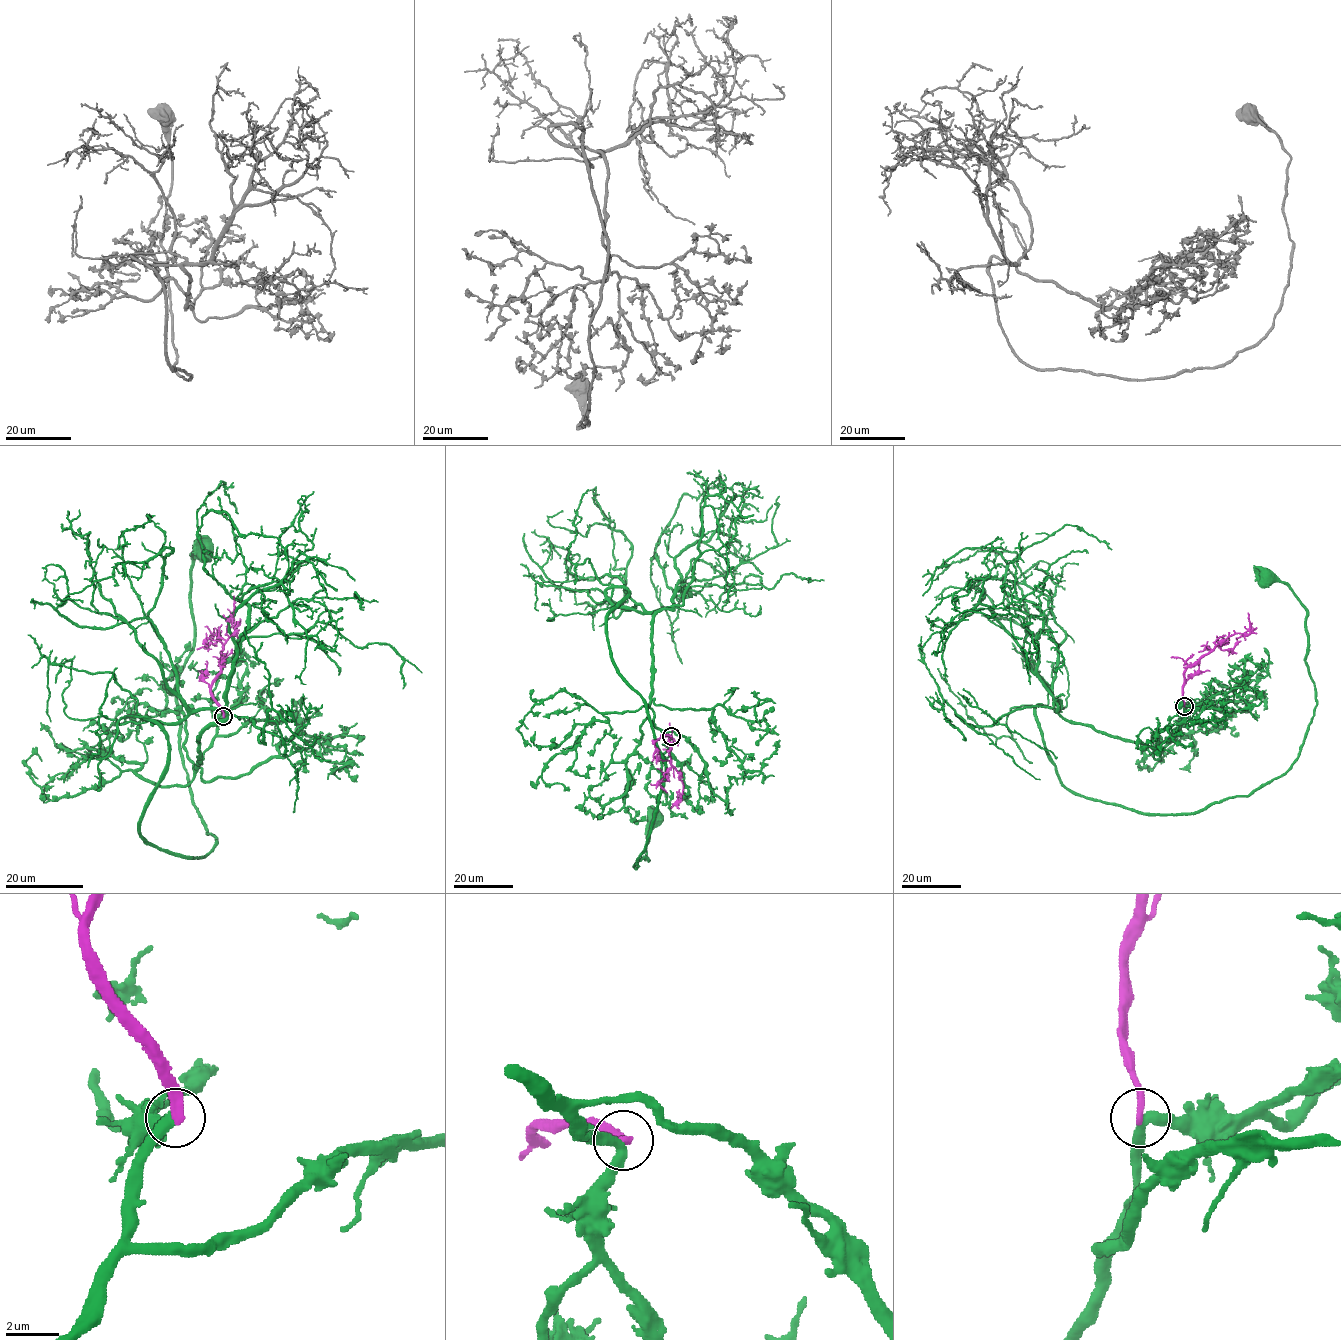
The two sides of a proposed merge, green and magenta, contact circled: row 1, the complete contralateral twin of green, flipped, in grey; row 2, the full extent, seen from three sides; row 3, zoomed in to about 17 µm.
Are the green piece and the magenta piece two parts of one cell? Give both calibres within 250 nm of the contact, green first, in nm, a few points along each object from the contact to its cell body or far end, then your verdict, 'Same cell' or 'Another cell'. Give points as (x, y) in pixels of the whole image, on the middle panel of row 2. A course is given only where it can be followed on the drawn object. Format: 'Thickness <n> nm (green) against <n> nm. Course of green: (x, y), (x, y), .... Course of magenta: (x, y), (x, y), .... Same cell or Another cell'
Thickness 360 nm (green) against 340 nm. Course of green: (671, 736), (649, 705), (671, 609), (614, 587), (613, 663), (665, 763), (635, 868), (656, 818). Course of magenta: (671, 736), (661, 736), (668, 737), (670, 762), (683, 783), (679, 800). Another cell

